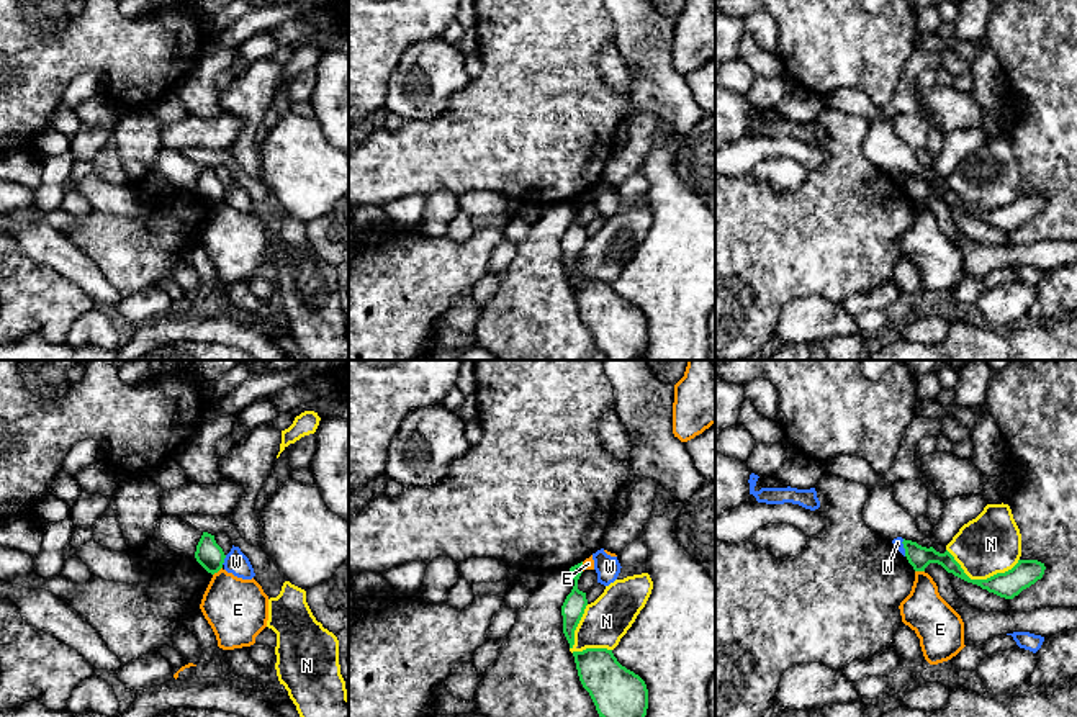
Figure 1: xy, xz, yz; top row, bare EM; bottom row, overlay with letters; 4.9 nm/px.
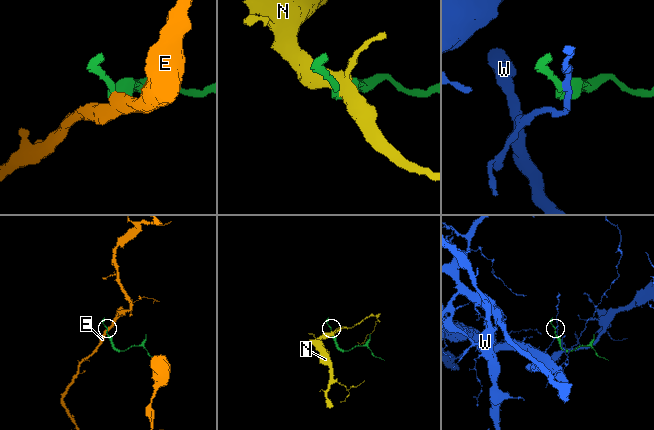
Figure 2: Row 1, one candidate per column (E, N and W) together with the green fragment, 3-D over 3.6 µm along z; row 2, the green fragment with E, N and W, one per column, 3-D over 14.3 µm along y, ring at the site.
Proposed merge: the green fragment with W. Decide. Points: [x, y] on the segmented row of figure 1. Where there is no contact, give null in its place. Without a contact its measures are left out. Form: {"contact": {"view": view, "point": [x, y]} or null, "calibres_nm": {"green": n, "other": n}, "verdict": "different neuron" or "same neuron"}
{"contact": {"view": "xy", "point": [223, 560]}, "calibres_nm": {"green": 140, "other": 110}, "verdict": "different neuron"}

